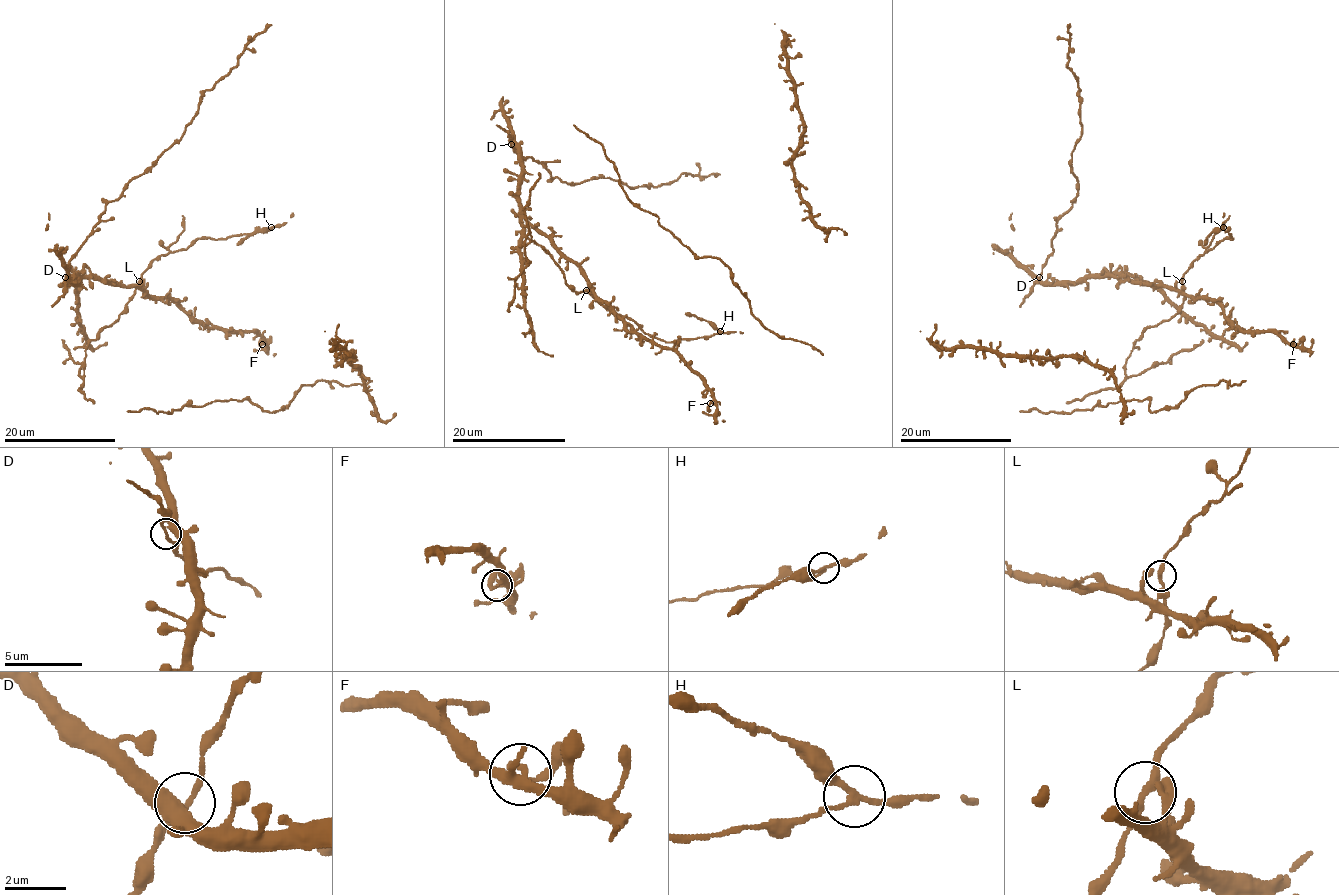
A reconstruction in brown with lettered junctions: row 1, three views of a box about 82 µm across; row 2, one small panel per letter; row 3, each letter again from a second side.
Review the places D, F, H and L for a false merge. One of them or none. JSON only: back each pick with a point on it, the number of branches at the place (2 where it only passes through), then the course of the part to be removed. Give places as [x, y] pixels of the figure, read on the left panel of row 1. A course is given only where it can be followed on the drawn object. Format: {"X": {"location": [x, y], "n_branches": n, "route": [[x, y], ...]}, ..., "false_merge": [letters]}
{"H": {"location": [271, 227], "n_branches": 3, "route": [[271, 227], [249, 234], [237, 245]]}, "false_merge": ["H"]}

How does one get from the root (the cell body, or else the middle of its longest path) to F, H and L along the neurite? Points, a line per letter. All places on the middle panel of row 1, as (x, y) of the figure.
F: (529, 232), (574, 291), (584, 291), (590, 284), (630, 331), (672, 348), (703, 381), (713, 399), (710, 403)
H: (529, 232), (574, 291), (586, 290), (601, 304), (630, 317), (647, 334), (672, 342), (720, 331)
L: (529, 232), (530, 238), (550, 255), (564, 282), (574, 291), (586, 290)

